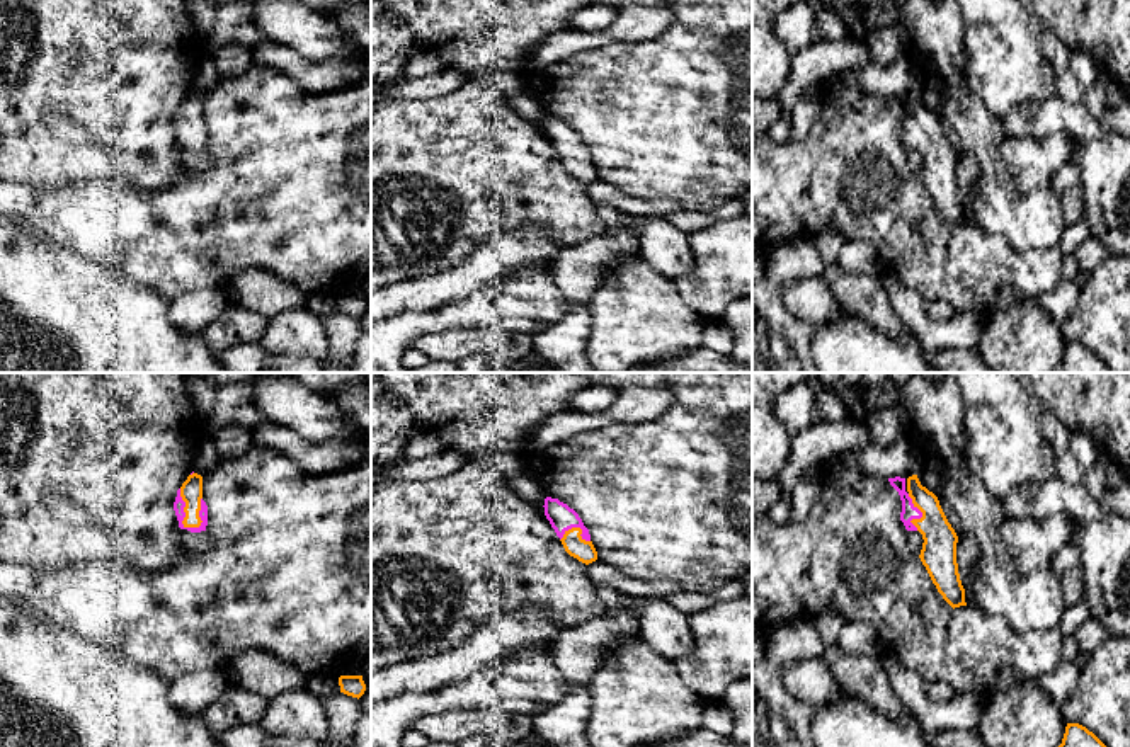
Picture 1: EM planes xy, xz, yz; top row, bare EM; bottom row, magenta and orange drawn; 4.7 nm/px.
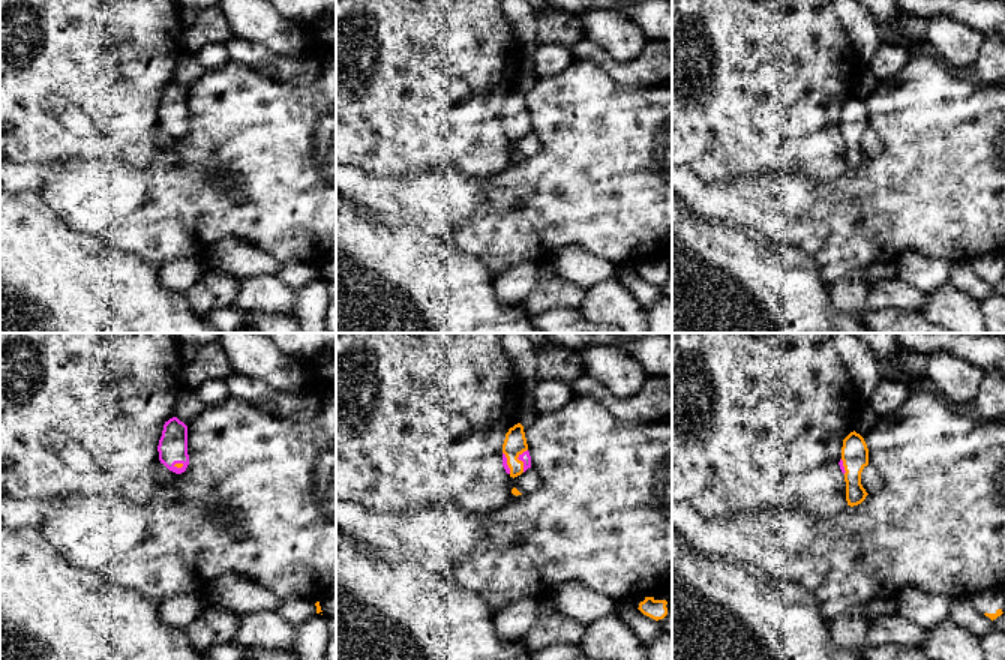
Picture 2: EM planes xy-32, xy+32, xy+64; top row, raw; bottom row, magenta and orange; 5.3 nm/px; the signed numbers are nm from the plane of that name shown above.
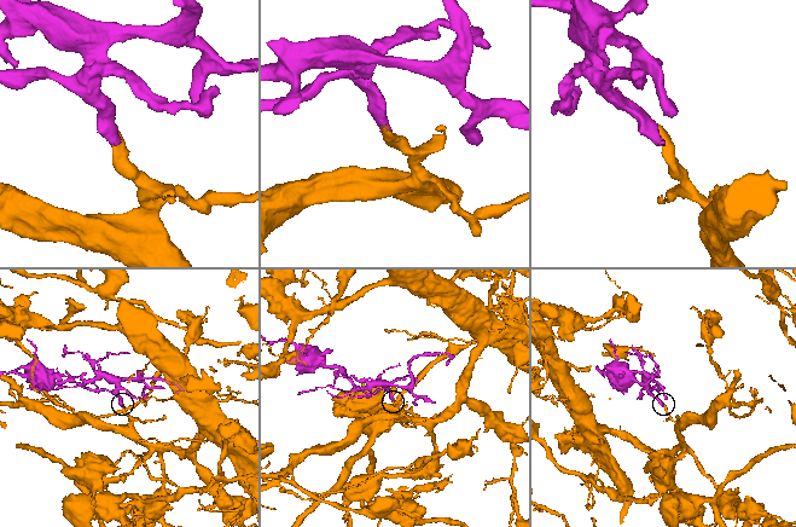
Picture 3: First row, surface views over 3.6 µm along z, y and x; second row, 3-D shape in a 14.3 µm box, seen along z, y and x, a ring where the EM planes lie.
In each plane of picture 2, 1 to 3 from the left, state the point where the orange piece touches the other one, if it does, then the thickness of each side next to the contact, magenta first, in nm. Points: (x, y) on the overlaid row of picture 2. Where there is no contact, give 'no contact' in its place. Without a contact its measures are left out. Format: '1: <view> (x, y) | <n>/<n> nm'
1: xy-32 (177, 462) | 160/30 nm
2: xy+32 (521, 459) | 60/120 nm
3: xy+64 (843, 467) | 20/140 nm

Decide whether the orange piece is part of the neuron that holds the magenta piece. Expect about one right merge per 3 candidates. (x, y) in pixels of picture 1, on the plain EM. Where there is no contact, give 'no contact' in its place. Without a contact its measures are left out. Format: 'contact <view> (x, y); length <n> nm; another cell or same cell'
contact xy (184, 133); length 220 nm; same cell

